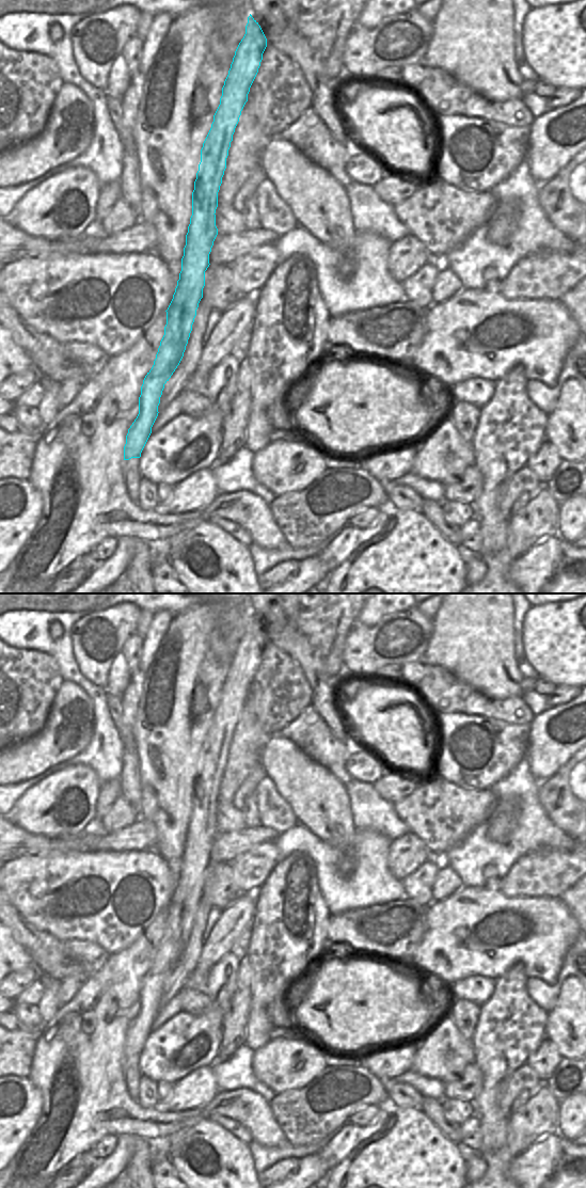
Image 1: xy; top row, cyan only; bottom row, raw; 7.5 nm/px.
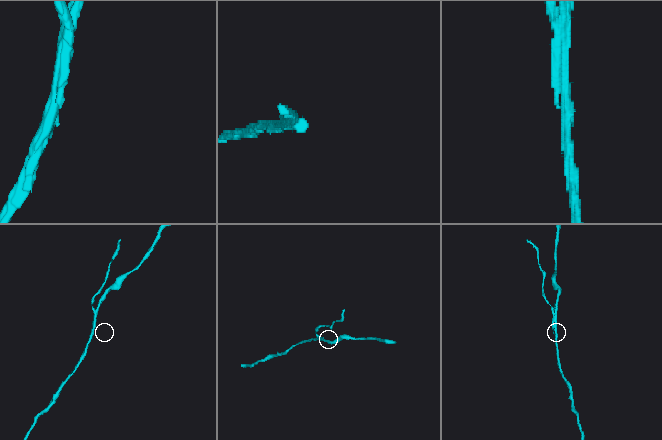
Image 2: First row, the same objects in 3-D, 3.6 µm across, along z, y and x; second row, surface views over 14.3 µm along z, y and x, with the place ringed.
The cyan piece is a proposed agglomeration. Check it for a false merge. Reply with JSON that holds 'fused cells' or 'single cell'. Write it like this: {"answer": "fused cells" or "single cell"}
{"answer": "fused cells"}

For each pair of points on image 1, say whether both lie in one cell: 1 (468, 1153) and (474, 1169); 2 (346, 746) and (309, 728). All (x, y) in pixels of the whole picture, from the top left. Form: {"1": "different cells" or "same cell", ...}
{"1": "same cell", "2": "same cell"}

